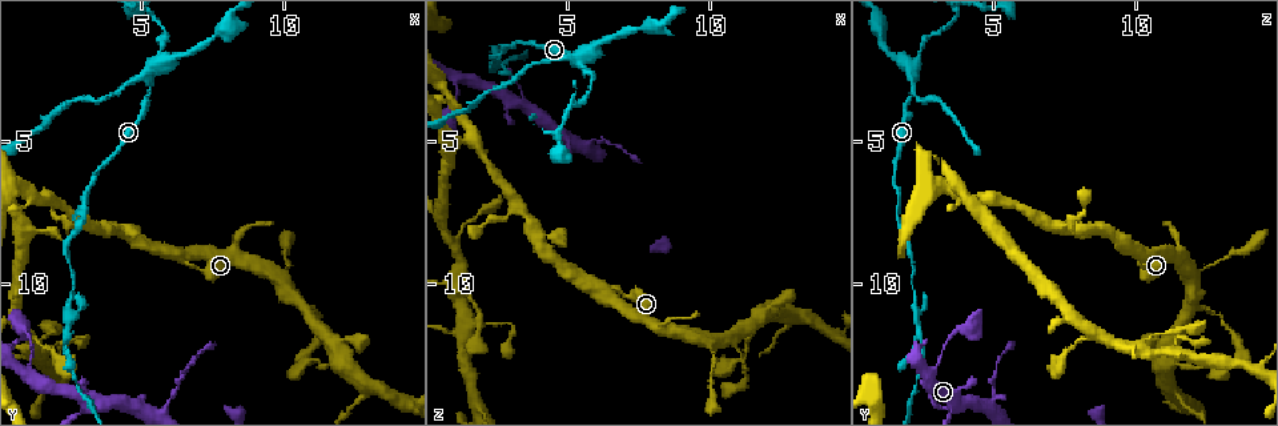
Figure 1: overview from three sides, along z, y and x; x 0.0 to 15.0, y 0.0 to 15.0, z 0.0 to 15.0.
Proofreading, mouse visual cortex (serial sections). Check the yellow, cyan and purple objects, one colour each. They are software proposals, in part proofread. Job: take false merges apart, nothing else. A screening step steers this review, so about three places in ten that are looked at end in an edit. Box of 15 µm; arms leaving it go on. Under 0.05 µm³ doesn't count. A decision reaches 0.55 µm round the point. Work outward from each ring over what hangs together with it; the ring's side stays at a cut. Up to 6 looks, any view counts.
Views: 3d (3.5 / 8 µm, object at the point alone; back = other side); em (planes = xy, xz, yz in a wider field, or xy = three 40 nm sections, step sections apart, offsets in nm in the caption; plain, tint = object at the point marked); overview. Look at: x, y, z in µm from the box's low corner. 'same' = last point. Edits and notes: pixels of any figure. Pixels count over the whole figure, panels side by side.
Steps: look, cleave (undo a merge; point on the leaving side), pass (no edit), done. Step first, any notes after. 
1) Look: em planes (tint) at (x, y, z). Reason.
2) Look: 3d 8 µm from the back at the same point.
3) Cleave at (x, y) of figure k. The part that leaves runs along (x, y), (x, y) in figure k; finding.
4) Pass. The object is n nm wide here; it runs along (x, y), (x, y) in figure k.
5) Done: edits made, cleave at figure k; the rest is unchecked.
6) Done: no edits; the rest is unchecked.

Look: 3d 8 µm at (5.9, 14.3, 5.0). Sudden change in width.

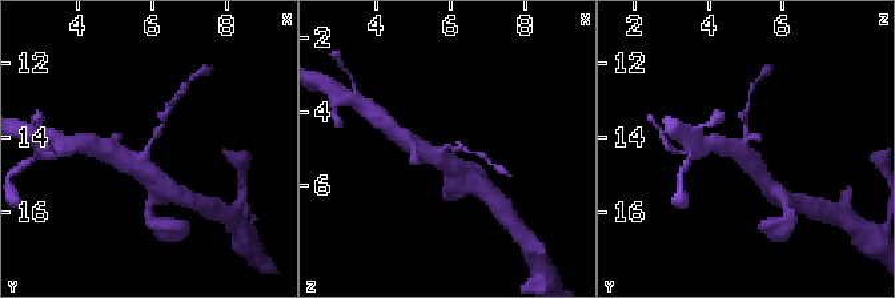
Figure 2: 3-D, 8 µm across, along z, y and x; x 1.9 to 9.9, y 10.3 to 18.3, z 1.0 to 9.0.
Look: 3d 3.5 µm from the back at (5.8, 14.4, 4.9).

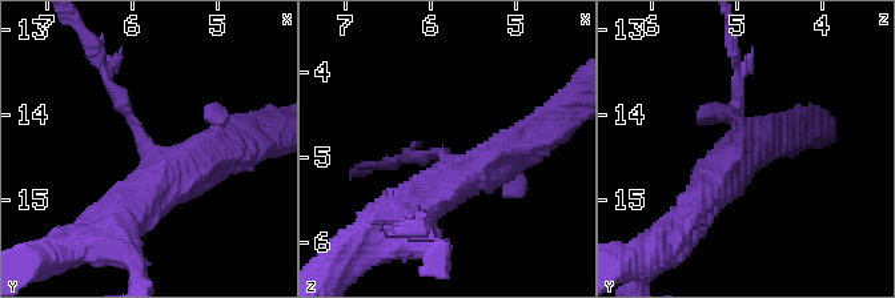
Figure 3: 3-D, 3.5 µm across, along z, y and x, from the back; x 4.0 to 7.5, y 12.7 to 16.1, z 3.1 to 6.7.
Look: em xy step 1 (tint) at (5.80, 14.35, 4.90). 3 arms meet here; the arms are 150, 500, 500 nm wide; need the tissue.

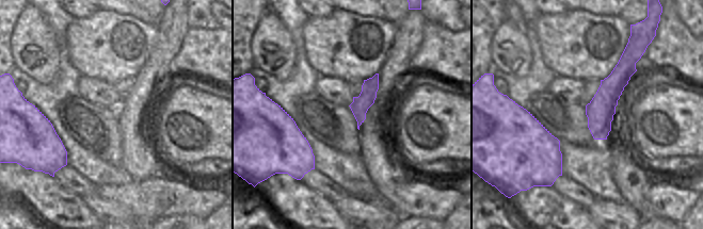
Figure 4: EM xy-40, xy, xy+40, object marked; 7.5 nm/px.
Cleave at (737, 85) of figure 3. The object is 130 nm wide here; the part that leaves runs along (742, 117), (738, 65), (729, 36) in figure 3; two cells meet here.

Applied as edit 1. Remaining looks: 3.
Look: overview.

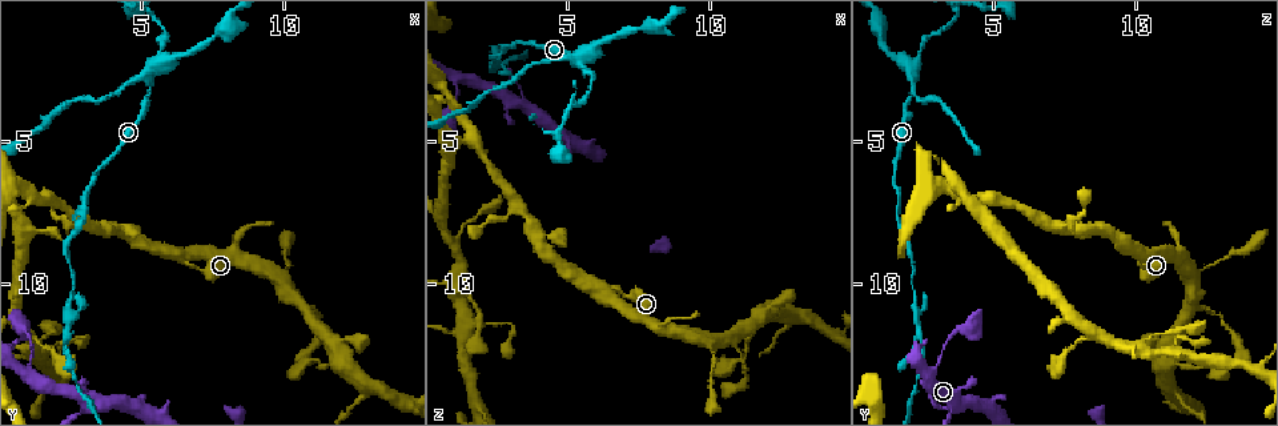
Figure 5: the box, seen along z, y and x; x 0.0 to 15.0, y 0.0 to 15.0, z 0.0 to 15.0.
Look: 3d 3.5 µm at (10.7, 10.8, 11.8). Two arms in line, one across.

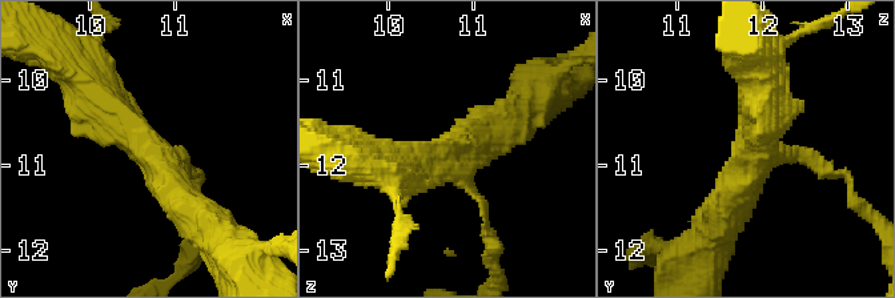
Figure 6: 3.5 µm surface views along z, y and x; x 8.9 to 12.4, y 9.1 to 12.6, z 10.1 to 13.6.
Pass. It runs along (89, 85), (200, 220) in figure 6; continuous, no second cell.

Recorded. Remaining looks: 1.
Done: edits made, cleave at figure 3; the rest is unchecked.

